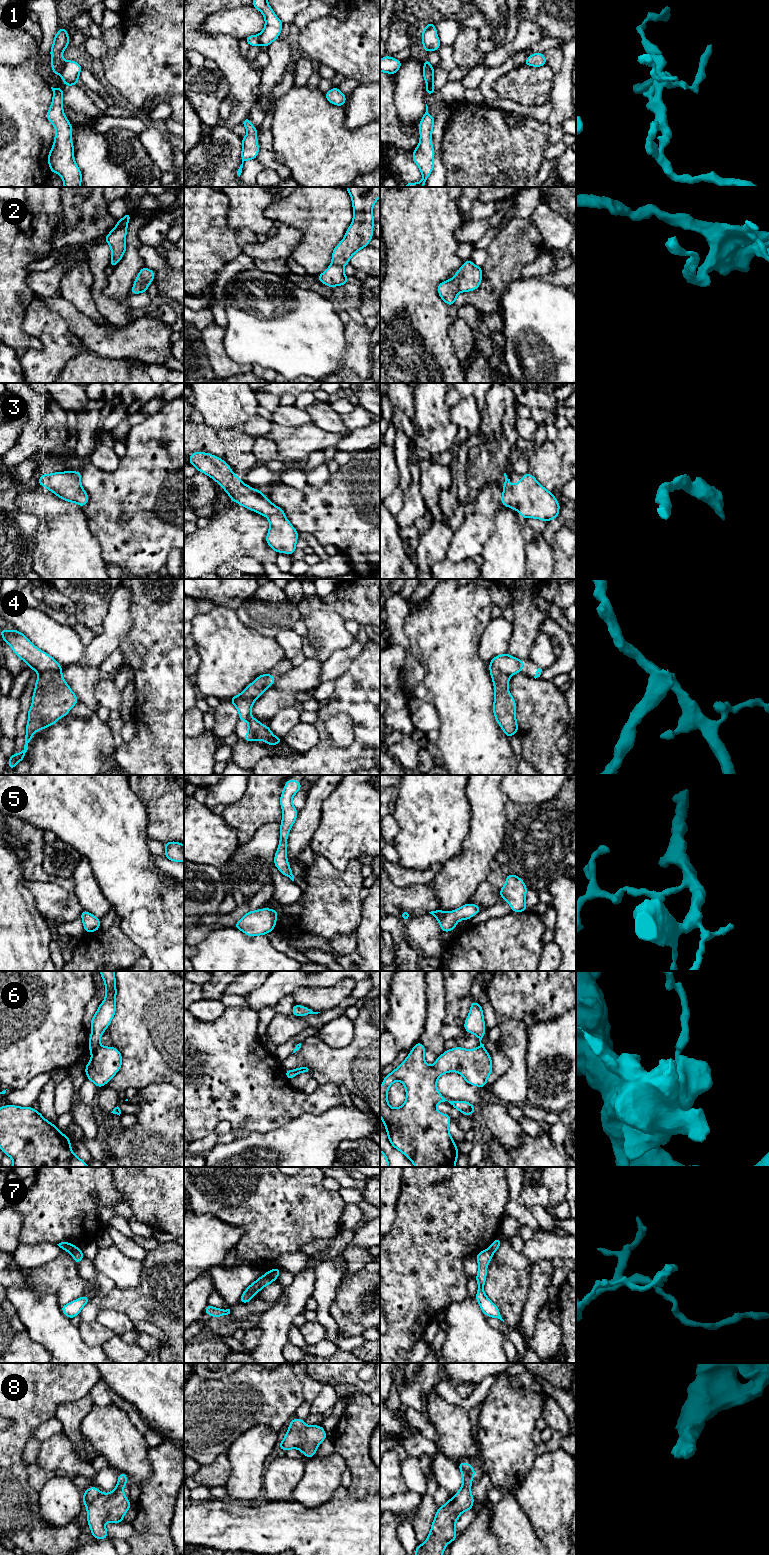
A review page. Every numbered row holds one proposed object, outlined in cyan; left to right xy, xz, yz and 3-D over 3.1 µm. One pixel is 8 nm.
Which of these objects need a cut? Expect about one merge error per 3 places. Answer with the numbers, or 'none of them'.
1, 4, 6, 7

